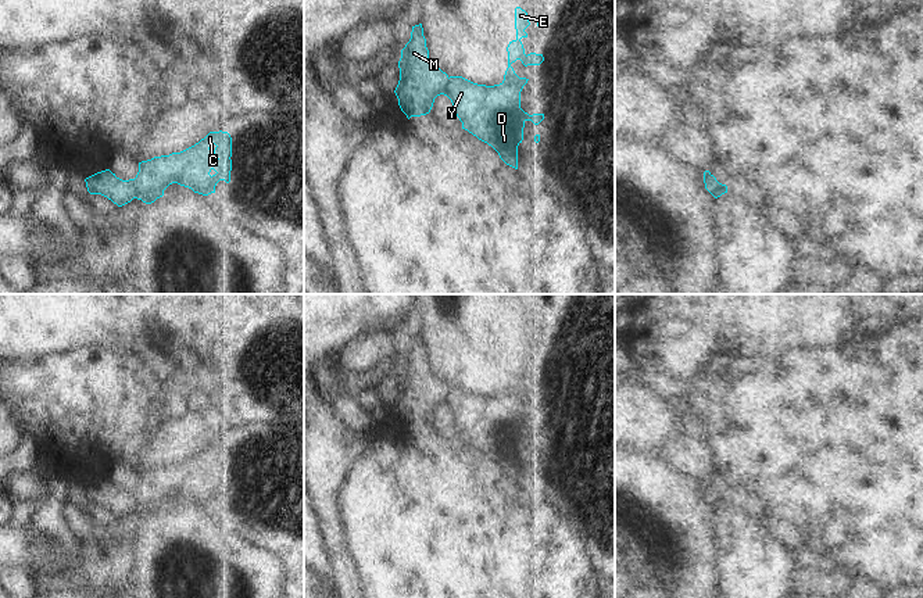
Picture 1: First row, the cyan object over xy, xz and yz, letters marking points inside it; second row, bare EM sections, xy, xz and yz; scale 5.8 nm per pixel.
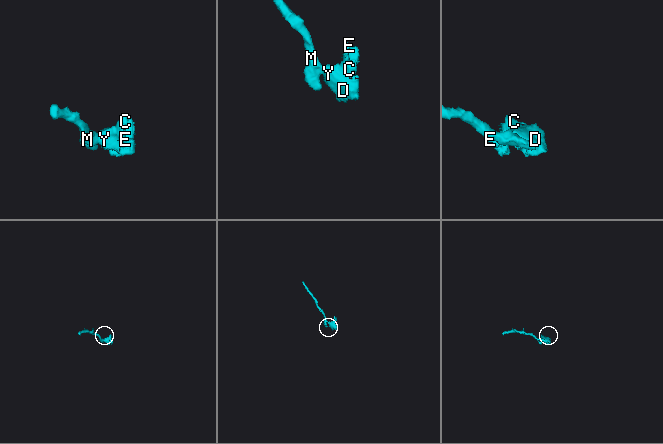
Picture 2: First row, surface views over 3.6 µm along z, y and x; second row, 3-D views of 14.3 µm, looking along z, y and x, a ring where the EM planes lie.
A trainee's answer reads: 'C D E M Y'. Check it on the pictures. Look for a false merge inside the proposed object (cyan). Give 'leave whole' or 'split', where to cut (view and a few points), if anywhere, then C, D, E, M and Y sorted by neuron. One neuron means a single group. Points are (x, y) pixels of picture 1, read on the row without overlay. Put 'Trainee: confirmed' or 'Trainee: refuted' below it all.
split; cut yz (711, 486), (715, 490), (716, 507); groups C D E Y / M
Trainee: refuted

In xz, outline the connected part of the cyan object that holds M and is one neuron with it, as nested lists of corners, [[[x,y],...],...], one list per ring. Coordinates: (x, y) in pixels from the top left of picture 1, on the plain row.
[[[422,334],[412,337],[398,379],[400,391],[394,404],[401,422],[408,430],[429,425],[434,409],[444,404],[448,386],[429,369]]]

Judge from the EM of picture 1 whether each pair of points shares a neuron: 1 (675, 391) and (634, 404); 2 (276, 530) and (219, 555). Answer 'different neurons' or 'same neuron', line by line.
1: different neurons
2: different neurons

